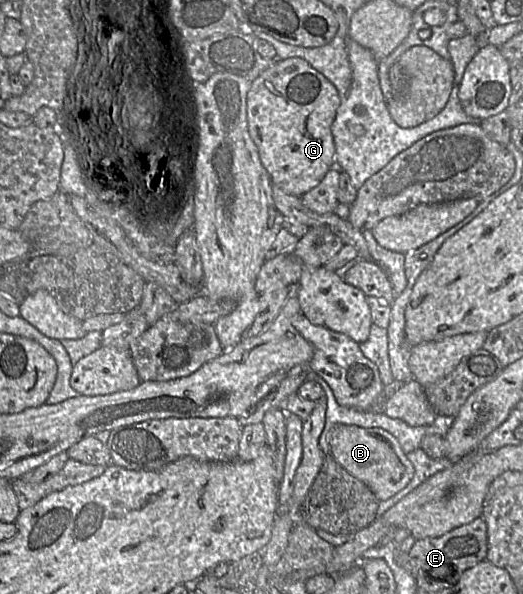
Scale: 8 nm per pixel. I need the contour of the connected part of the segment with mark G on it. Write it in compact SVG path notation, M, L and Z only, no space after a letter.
M302 58L275 60L251 82L246 98L248 132L272 186L301 197L335 167L331 126L339 105L336 87Z

